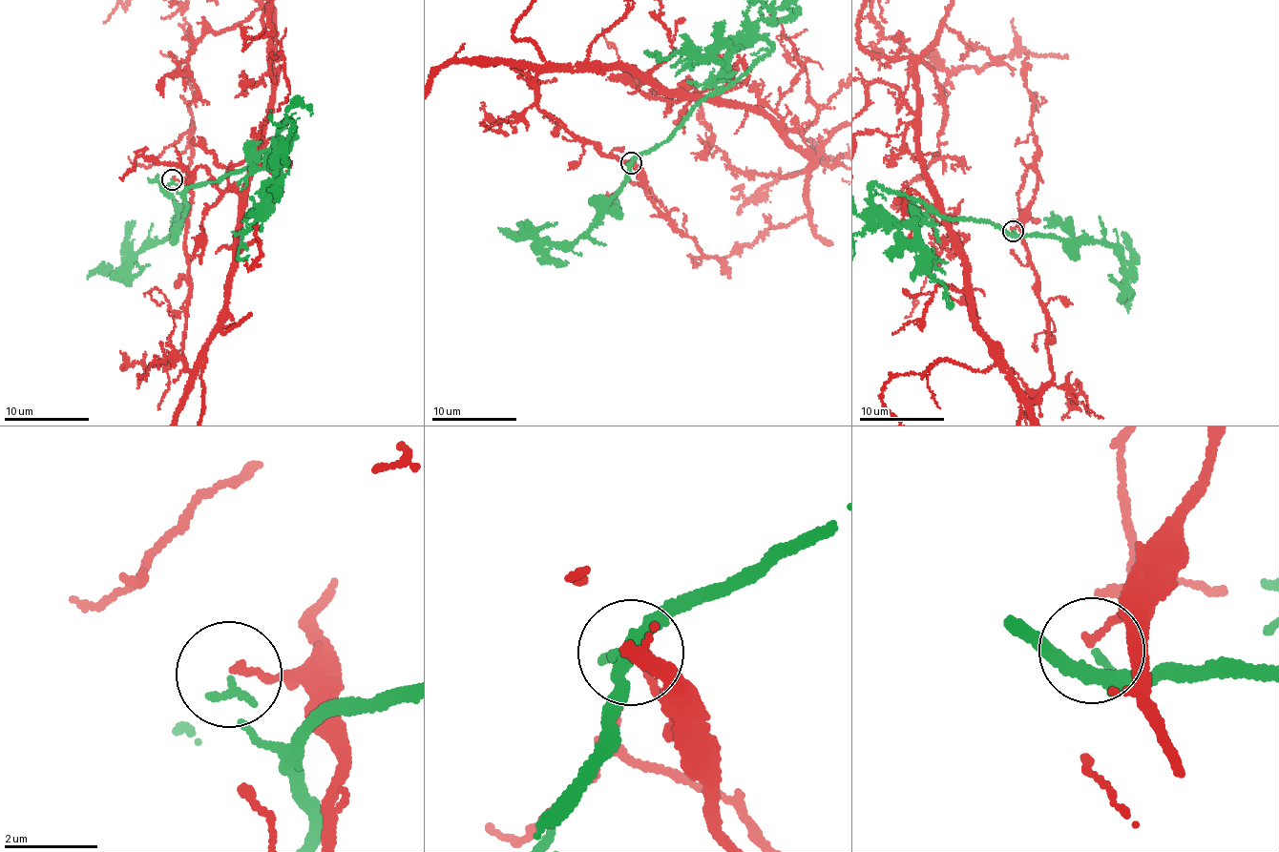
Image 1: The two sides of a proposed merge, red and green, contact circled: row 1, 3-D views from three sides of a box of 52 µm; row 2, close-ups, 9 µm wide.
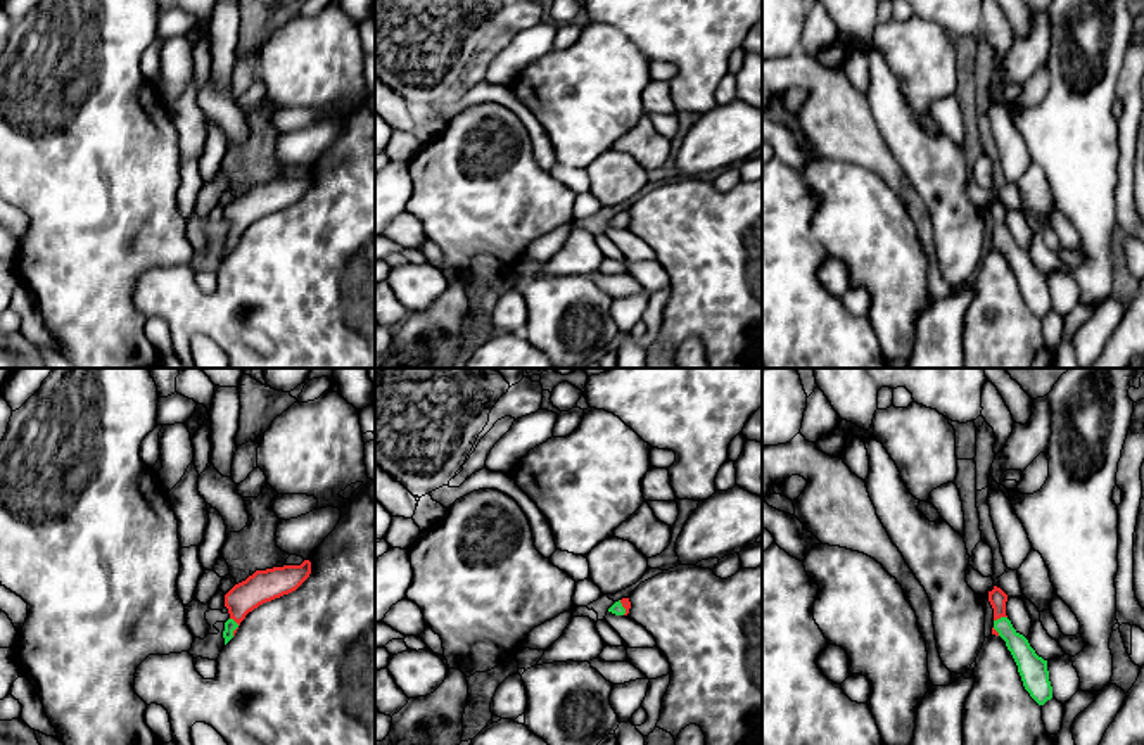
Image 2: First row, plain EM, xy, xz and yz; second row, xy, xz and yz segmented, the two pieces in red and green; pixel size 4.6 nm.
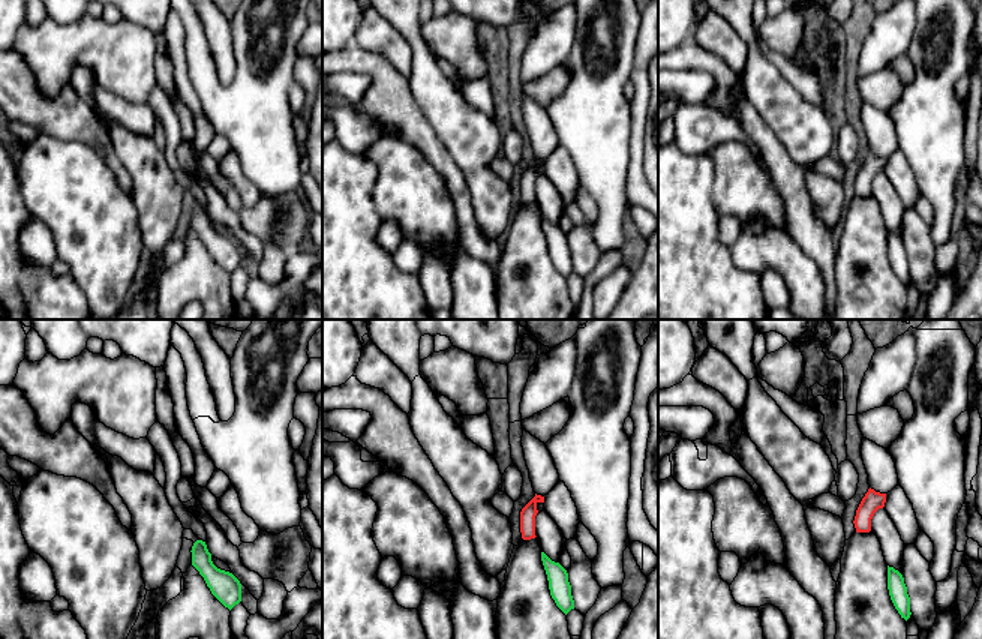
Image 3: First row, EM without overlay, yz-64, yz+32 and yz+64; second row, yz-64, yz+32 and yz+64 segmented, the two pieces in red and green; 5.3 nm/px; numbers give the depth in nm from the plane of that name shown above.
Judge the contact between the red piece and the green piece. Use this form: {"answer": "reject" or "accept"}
{"answer": "reject"}

